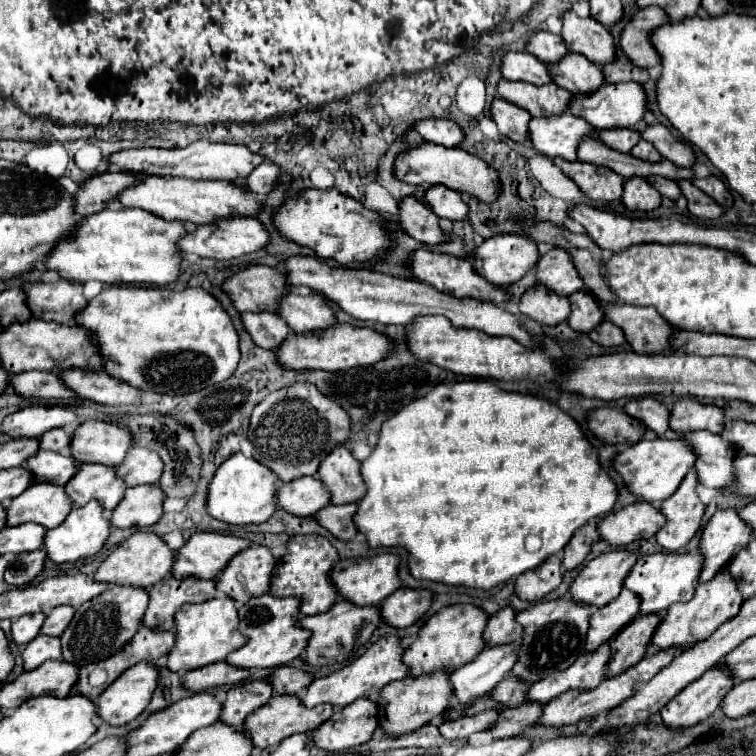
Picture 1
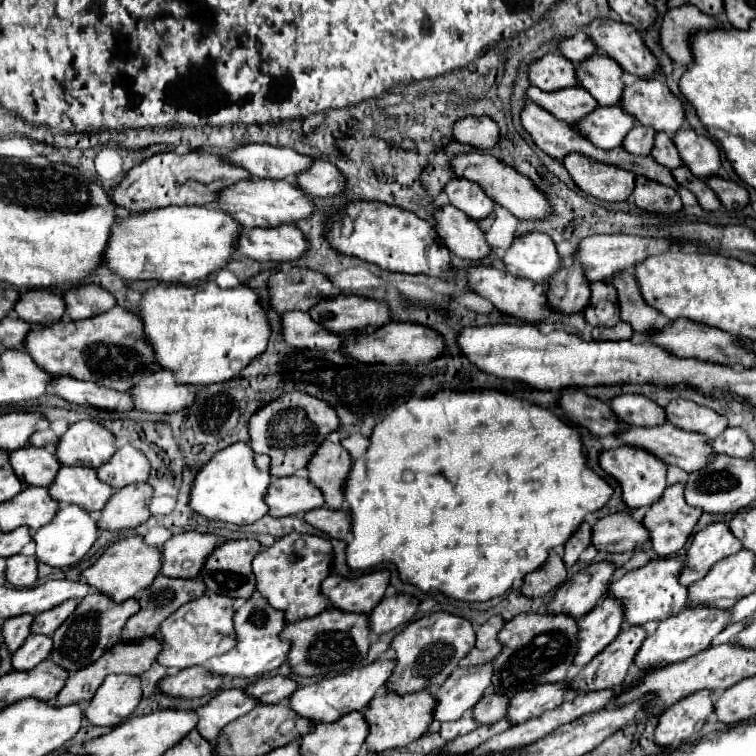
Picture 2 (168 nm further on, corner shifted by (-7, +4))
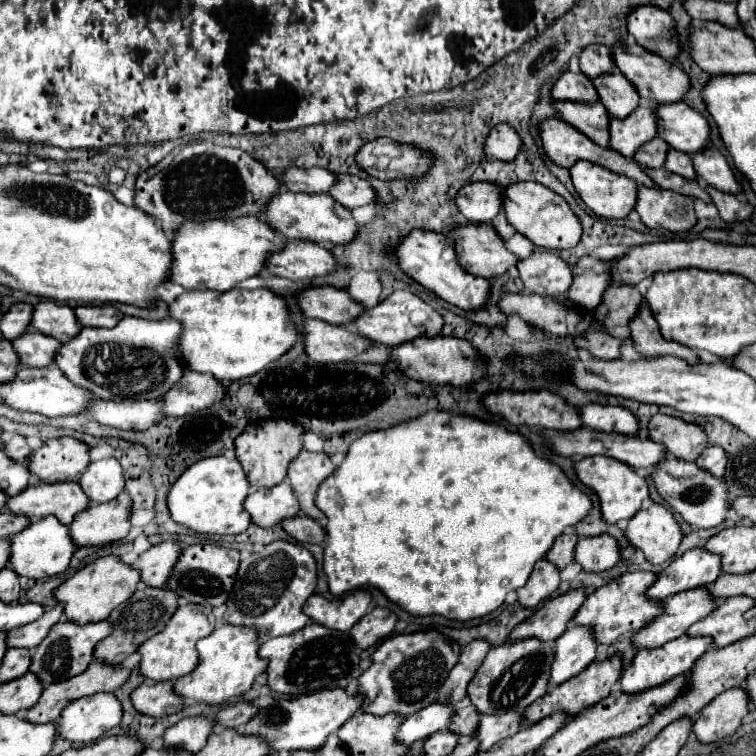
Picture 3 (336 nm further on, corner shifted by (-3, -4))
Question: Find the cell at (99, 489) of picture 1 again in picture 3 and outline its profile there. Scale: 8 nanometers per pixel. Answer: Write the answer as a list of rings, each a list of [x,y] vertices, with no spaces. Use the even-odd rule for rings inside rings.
[[[32,480],[24,492],[6,500],[6,508],[12,514],[22,514],[30,520],[56,516],[62,524],[70,526],[74,516],[88,508],[88,502],[88,496],[84,496],[76,482],[44,484],[40,480]]]

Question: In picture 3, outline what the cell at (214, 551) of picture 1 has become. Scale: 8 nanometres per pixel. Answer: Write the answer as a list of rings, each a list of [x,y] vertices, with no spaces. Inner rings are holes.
[[[168,540],[140,554],[136,562],[132,562],[130,566],[140,570],[140,580],[146,586],[160,588],[168,582],[168,572],[172,572],[172,564],[176,564],[176,560],[180,558],[180,552],[182,548],[176,542]]]

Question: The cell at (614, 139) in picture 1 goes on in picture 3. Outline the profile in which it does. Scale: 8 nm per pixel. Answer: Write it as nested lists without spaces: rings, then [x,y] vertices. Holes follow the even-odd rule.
[[[656,138],[656,140],[650,140],[648,144],[644,144],[644,148],[640,148],[640,152],[636,152],[634,160],[640,164],[640,166],[648,166],[648,168],[662,168],[664,162],[666,162],[666,154],[668,154],[670,146]]]

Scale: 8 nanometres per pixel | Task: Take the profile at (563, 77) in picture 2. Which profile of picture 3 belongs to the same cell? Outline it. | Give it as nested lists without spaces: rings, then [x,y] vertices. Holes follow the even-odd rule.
[[[564,72],[558,82],[554,84],[552,96],[556,100],[570,100],[570,102],[598,102],[598,92],[592,84],[592,80],[588,76],[580,74],[572,74],[572,72]]]

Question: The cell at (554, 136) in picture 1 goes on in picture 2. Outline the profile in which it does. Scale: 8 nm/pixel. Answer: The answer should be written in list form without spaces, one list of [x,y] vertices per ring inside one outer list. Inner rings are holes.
[[[598,106],[588,116],[576,120],[570,126],[576,128],[576,132],[582,138],[590,140],[596,148],[612,150],[622,144],[624,134],[634,126],[634,120],[626,112],[622,112],[620,106]]]

